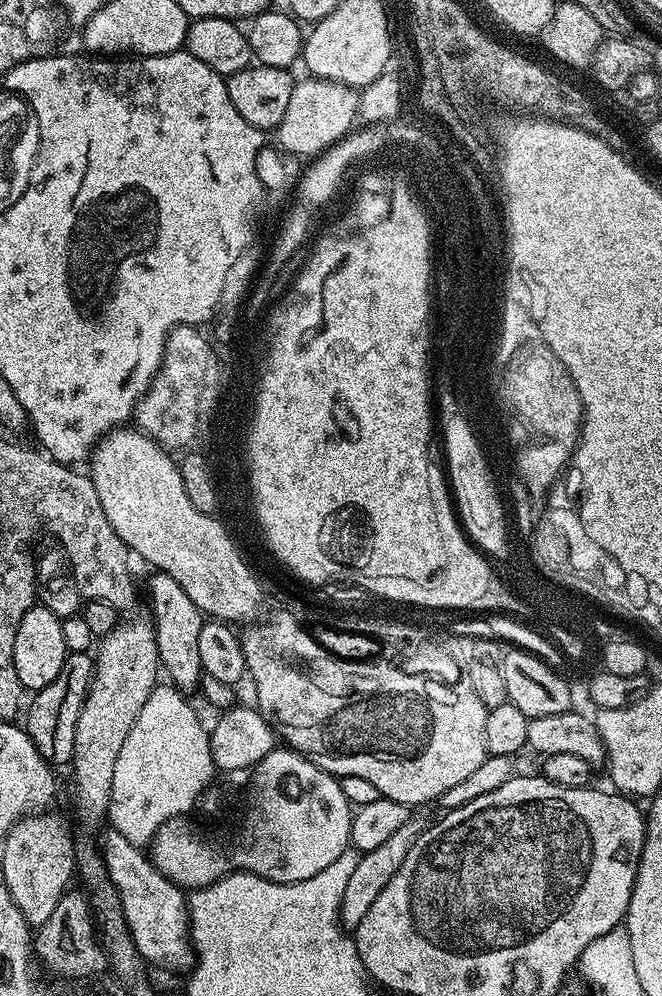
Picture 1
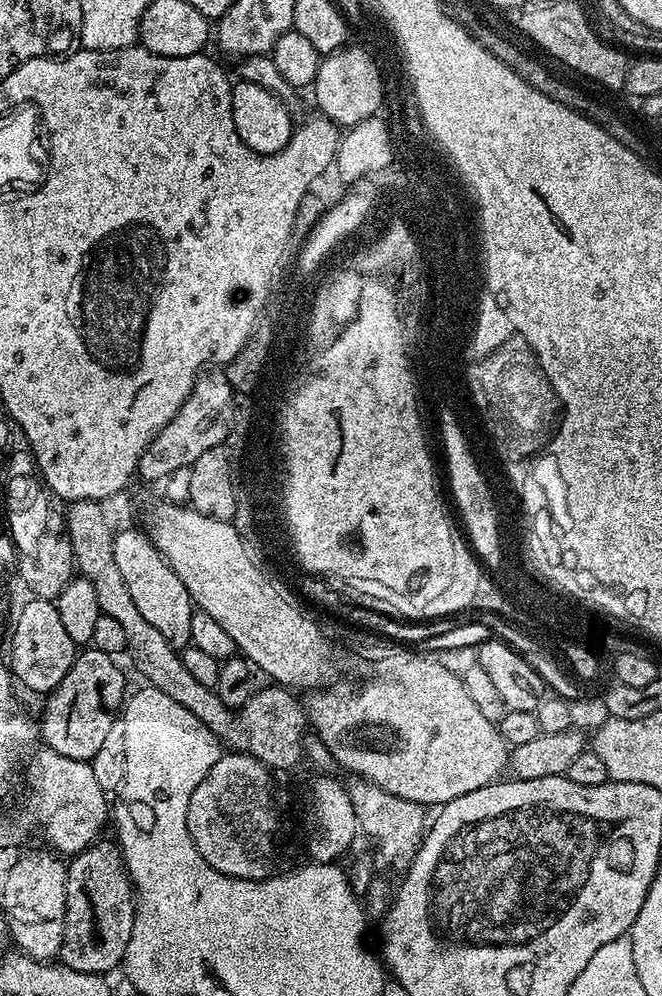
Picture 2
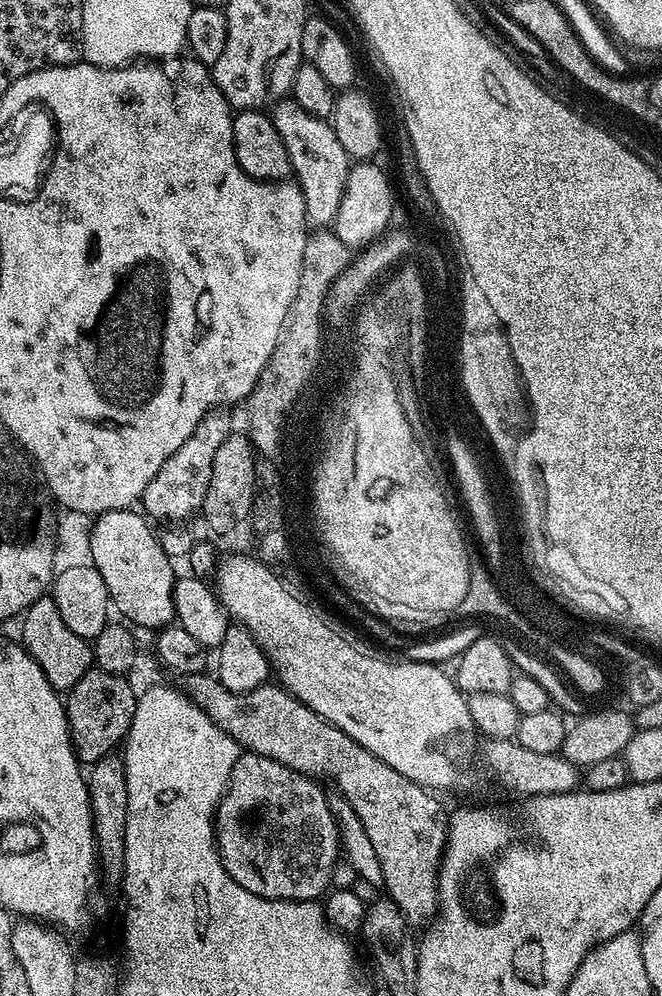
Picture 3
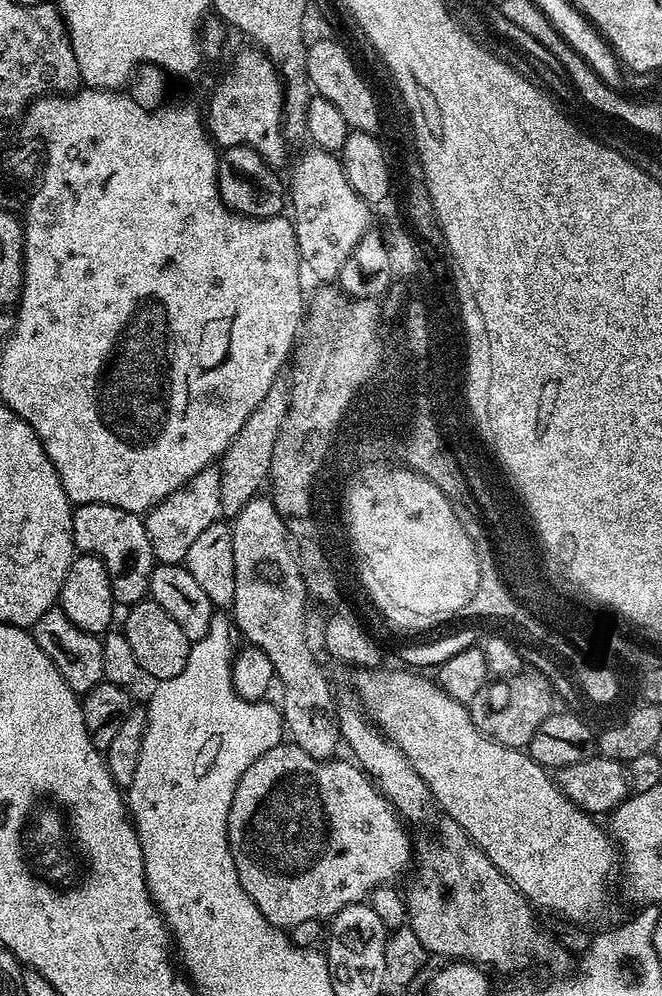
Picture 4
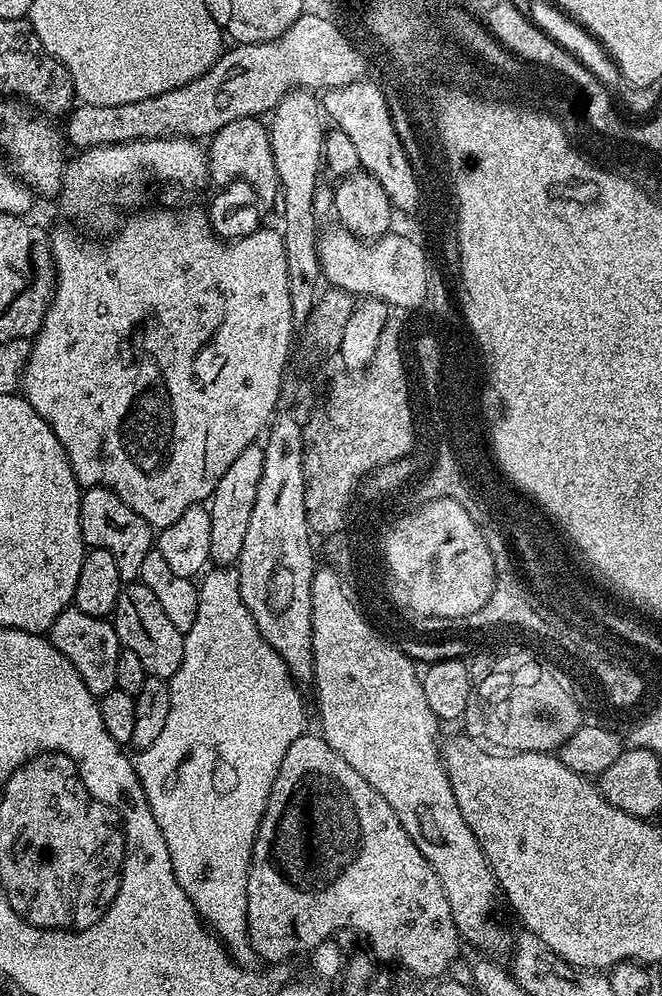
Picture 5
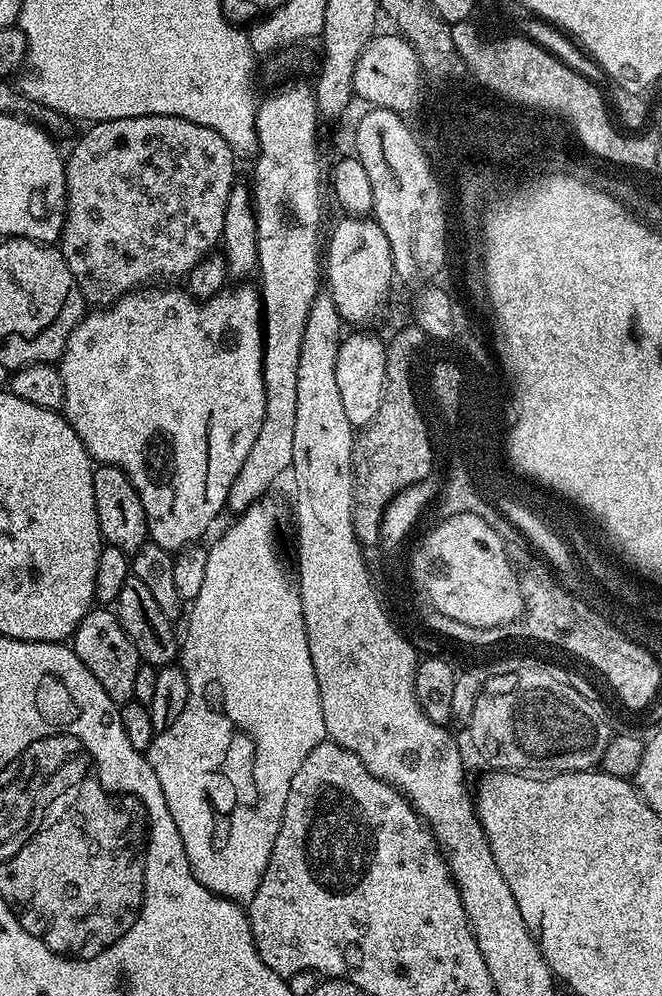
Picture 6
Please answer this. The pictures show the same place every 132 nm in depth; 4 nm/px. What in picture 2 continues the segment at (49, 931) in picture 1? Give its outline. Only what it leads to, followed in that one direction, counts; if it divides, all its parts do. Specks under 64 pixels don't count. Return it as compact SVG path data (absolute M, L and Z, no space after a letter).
M101 838L67 861L66 867L66 914L64 915L64 941L60 947L59 959L64 967L79 972L109 974L124 963L126 946L134 930L136 900L132 881L128 879L128 870L124 866L124 857L117 845L107 838Z

